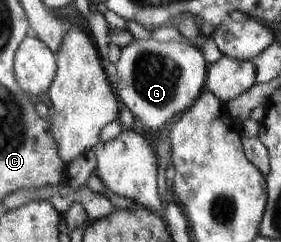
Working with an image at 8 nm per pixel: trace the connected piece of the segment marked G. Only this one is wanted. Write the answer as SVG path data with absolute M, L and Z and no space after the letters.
M132 40L120 52L117 71L118 93L124 101L124 105L130 109L133 117L138 117L148 129L160 130L166 123L173 122L184 113L200 97L205 89L207 62L198 47L184 40L170 40L159 42L158 40Z

